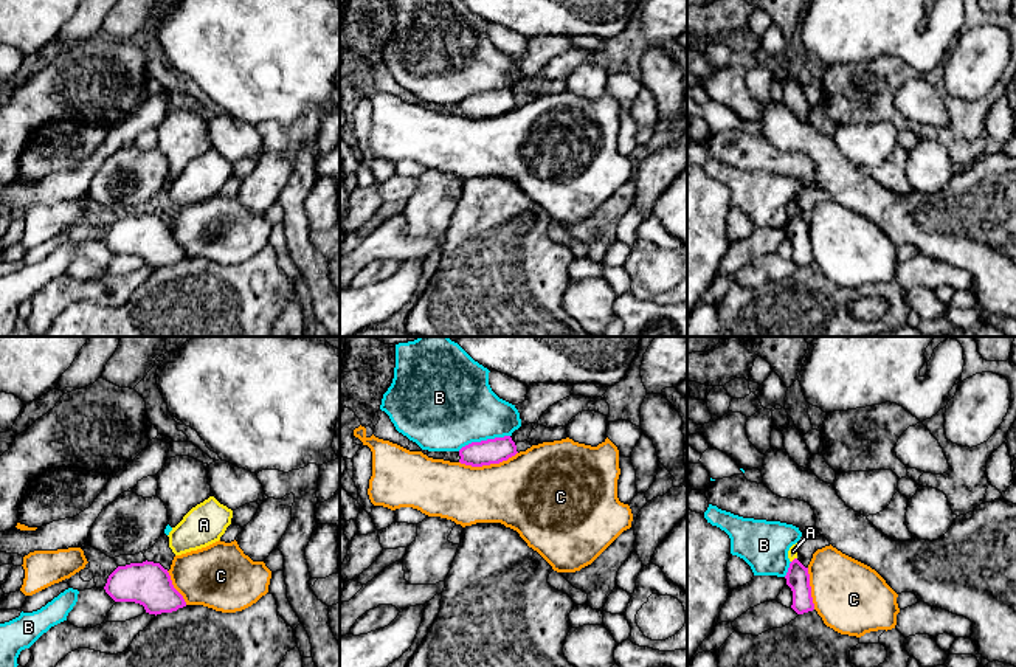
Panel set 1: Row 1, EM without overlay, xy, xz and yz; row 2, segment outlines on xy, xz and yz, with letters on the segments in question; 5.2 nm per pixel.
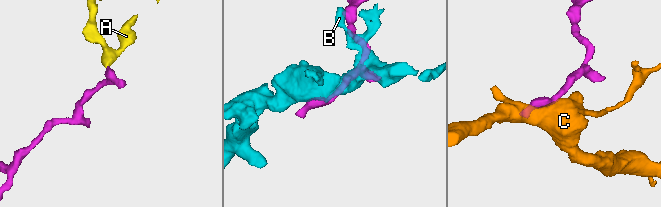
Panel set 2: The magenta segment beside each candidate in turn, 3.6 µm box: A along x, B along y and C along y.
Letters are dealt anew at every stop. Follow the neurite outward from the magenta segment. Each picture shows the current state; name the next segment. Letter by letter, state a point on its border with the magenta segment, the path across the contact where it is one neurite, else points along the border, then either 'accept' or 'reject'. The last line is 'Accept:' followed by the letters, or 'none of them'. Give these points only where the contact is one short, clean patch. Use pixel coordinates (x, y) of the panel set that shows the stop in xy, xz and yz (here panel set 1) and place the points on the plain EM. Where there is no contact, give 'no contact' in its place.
A: yz (793, 213) | across yz (798, 231), (793, 213), (793, 203) | accept
B: xz (483, 93) | along xz (509, 87), (472, 93), (458, 103) | reject
C: xz (487, 117) | reject
Accept: A

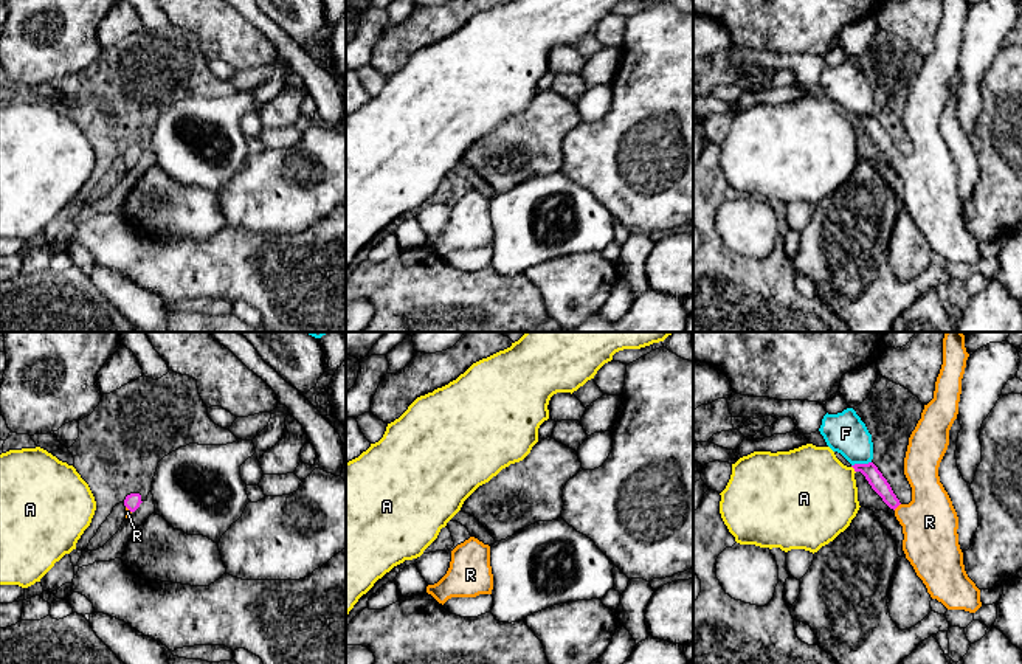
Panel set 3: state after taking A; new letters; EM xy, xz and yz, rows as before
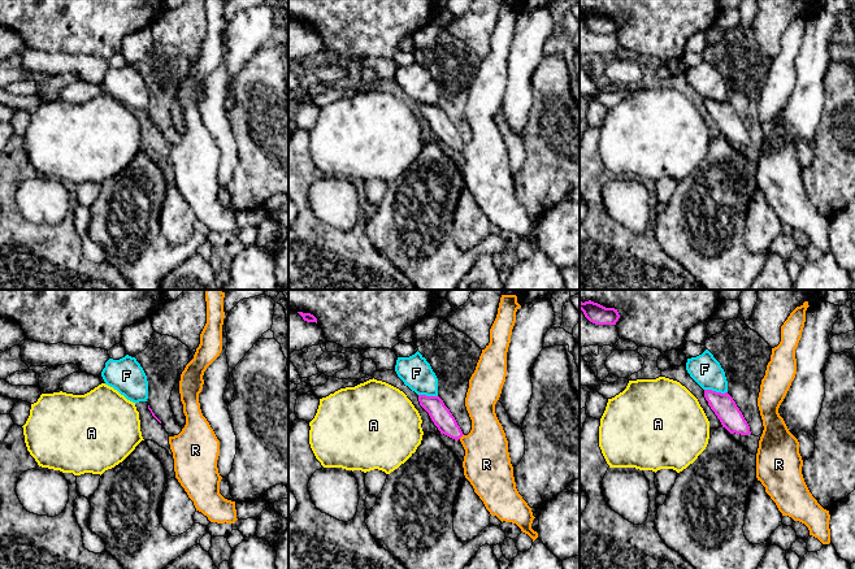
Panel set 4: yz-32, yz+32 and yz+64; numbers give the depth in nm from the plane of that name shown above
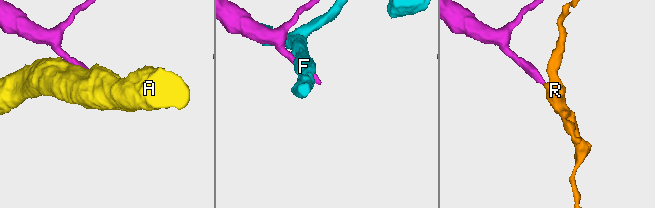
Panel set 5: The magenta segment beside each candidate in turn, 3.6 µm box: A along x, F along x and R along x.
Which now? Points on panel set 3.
A: yz (853, 120) | along yz (852, 118), (855, 124) | reject
F: yz (861, 117) | along yz (870, 114), (852, 118) | reject
R: yz (897, 159) | across yz (875, 131), (897, 159), (904, 166), (929, 174) | accept
Accept: R

